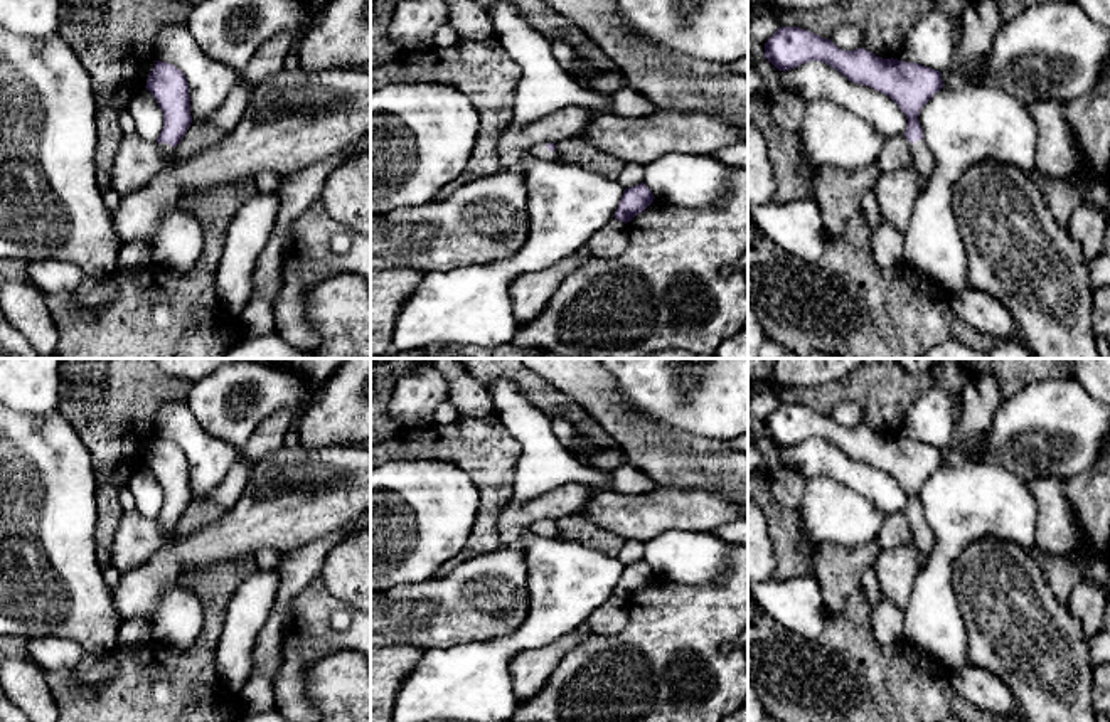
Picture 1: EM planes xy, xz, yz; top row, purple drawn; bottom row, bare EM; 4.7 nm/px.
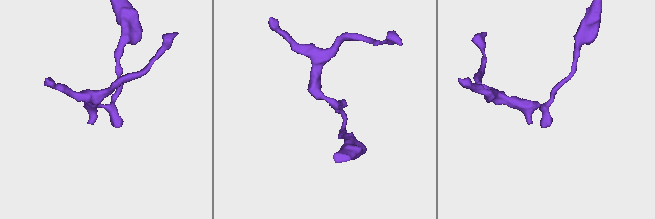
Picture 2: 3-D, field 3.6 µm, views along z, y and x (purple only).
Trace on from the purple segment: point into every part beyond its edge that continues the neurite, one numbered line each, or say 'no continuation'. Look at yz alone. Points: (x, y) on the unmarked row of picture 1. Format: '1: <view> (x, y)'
1: yz (923, 539)

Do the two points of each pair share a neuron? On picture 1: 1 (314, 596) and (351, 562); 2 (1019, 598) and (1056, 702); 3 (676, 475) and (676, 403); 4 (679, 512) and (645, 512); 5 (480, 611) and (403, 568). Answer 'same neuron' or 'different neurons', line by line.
1: different neurons
2: same neuron
3: different neurons
4: same neuron
5: different neurons

